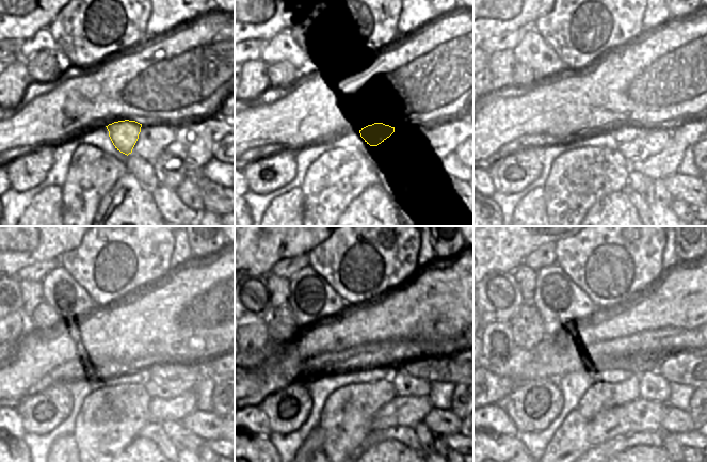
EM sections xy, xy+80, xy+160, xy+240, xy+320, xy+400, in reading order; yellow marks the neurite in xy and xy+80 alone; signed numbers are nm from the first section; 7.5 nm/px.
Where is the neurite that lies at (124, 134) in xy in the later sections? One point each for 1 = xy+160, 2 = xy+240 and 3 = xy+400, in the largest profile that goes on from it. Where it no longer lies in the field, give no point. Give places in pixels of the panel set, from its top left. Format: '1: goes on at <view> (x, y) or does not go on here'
1: goes on at xy+160 (626, 132)
2: goes on at xy+240 (195, 369)
3: goes on at xy+400 (690, 366)

